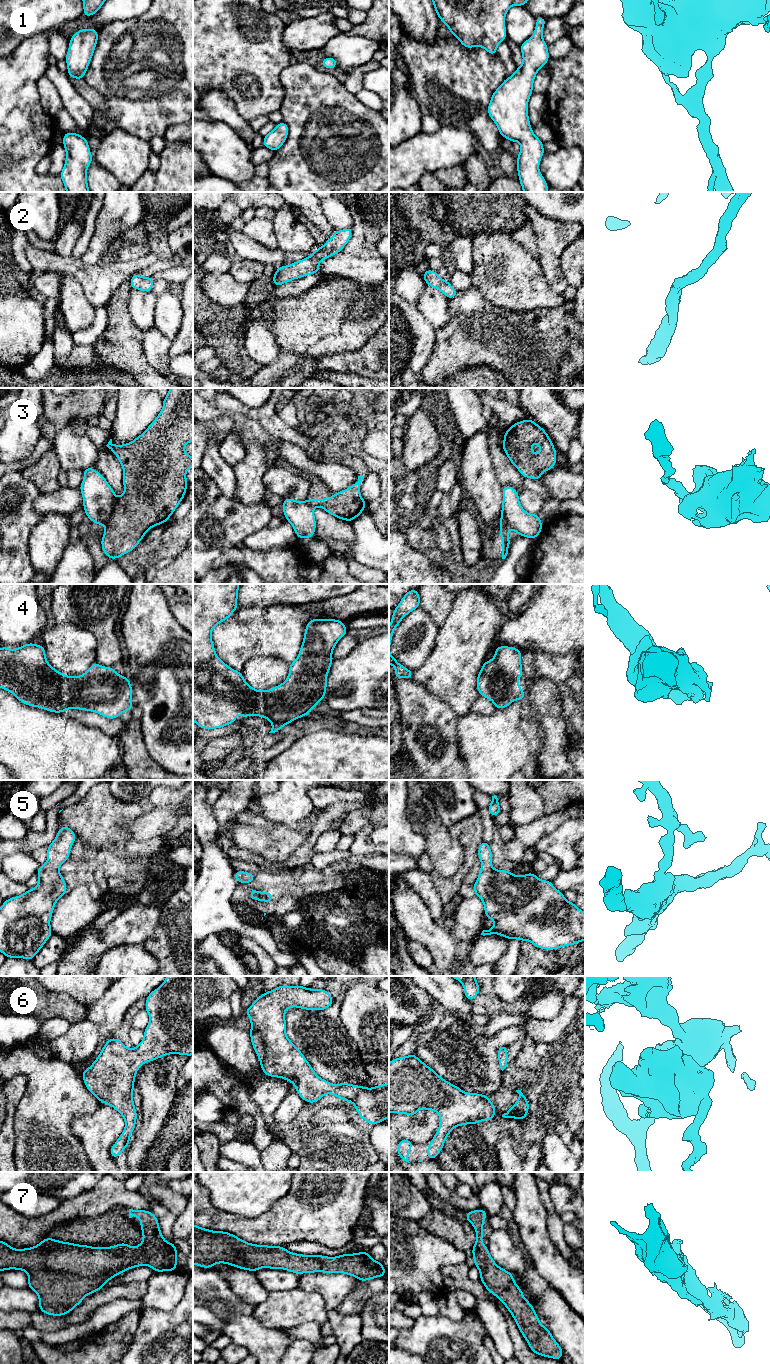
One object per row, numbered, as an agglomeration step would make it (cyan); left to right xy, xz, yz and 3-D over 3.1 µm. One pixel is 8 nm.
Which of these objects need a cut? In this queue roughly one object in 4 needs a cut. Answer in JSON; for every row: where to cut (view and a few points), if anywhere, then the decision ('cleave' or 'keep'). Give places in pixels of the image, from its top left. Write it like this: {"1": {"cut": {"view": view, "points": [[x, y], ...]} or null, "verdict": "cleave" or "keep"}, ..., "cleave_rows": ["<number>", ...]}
{"1": {"cut": null, "verdict": "keep"}, "2": {"cut": null, "verdict": "keep"}, "3": {"cut": {"view": "xy", "points": [[117, 497], [115, 508], [105, 525]]}, "verdict": "cleave"}, "4": {"cut": null, "verdict": "keep"}, "5": {"cut": null, "verdict": "keep"}, "6": {"cut": null, "verdict": "keep"}, "7": {"cut": null, "verdict": "keep"}, "cleave_rows": ["3"]}

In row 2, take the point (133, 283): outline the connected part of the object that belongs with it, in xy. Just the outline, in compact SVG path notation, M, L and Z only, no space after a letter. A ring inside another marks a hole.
M138 274L133 275L130 278L130 286L133 289L138 289L144 292L151 292L154 280L150 277L140 276Z

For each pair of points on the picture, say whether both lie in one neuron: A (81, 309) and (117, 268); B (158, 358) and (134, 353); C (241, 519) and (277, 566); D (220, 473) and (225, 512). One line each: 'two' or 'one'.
A: two
B: two
C: two
D: two

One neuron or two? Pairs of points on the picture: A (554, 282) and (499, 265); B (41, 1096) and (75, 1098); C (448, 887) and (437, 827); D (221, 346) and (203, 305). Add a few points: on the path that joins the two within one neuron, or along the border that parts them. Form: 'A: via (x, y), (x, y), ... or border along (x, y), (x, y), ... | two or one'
A: border along (537, 261), (548, 284), (561, 295) | two
B: via (49, 1096), (57, 1096), (62, 1101), (67, 1100) | one
C: border along (463, 861), (452, 876), (443, 877), (439, 875) | two
D: via (221, 336), (221, 331), (205, 315) | one

